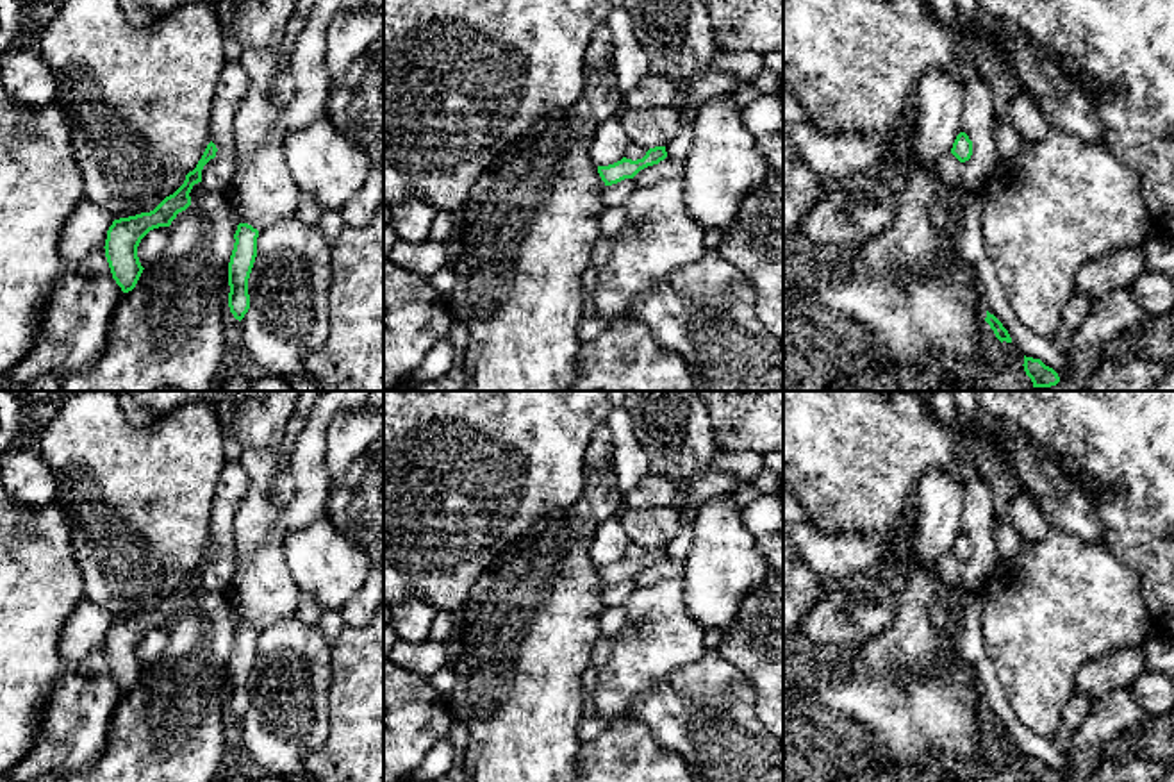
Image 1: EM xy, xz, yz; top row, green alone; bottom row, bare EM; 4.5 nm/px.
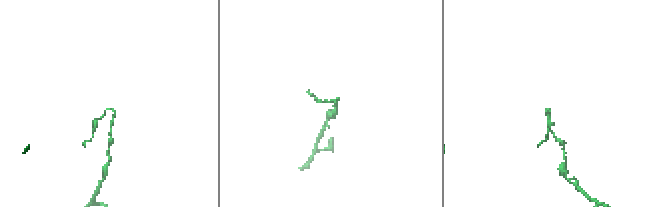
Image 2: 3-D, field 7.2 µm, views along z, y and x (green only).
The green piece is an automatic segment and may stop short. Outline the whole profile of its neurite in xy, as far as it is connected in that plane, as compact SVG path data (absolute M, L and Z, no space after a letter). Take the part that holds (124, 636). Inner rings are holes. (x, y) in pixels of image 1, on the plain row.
M211 541L196 568L186 575L184 584L173 595L166 596L153 611L114 620L109 627L103 646L105 657L112 678L123 693L136 687L145 670L137 657L141 639L153 628L169 627L177 614L191 605L189 593L194 584L202 582L202 570L216 557L216 552L218 548Z

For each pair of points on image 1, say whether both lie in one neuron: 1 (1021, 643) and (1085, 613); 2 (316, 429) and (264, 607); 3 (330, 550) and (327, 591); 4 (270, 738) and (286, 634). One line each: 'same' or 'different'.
1: same
2: same
3: same
4: same

